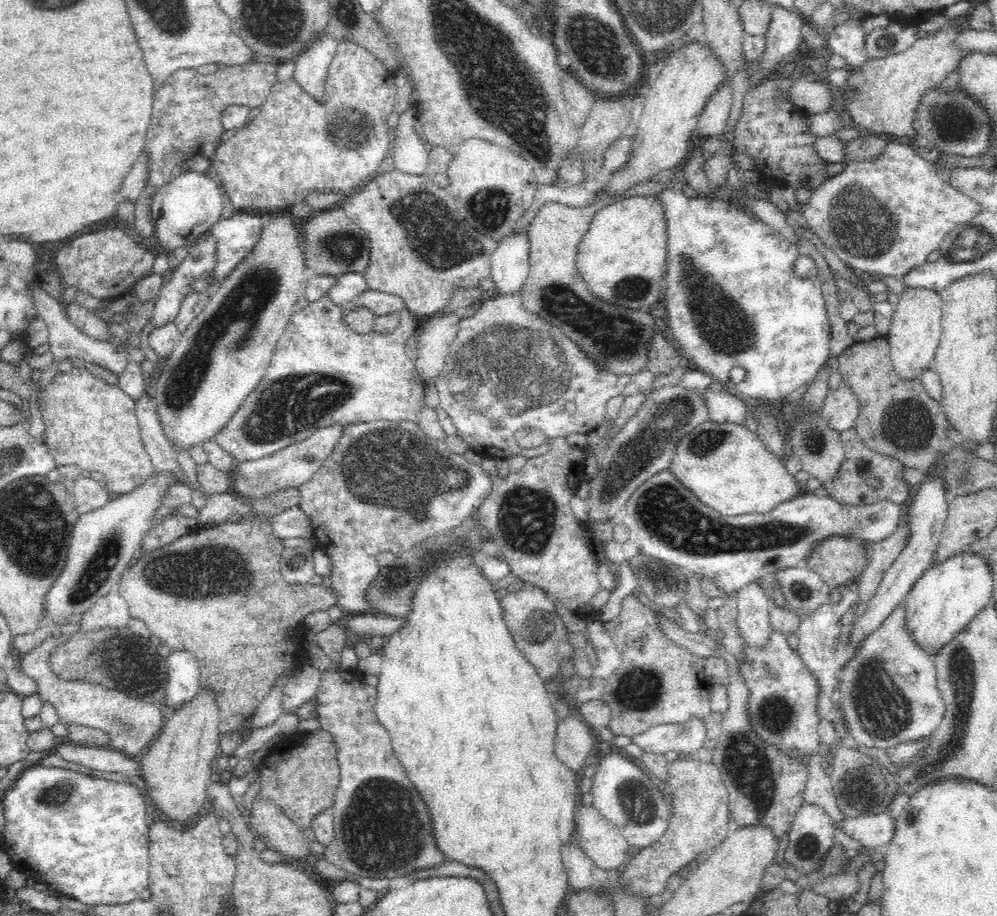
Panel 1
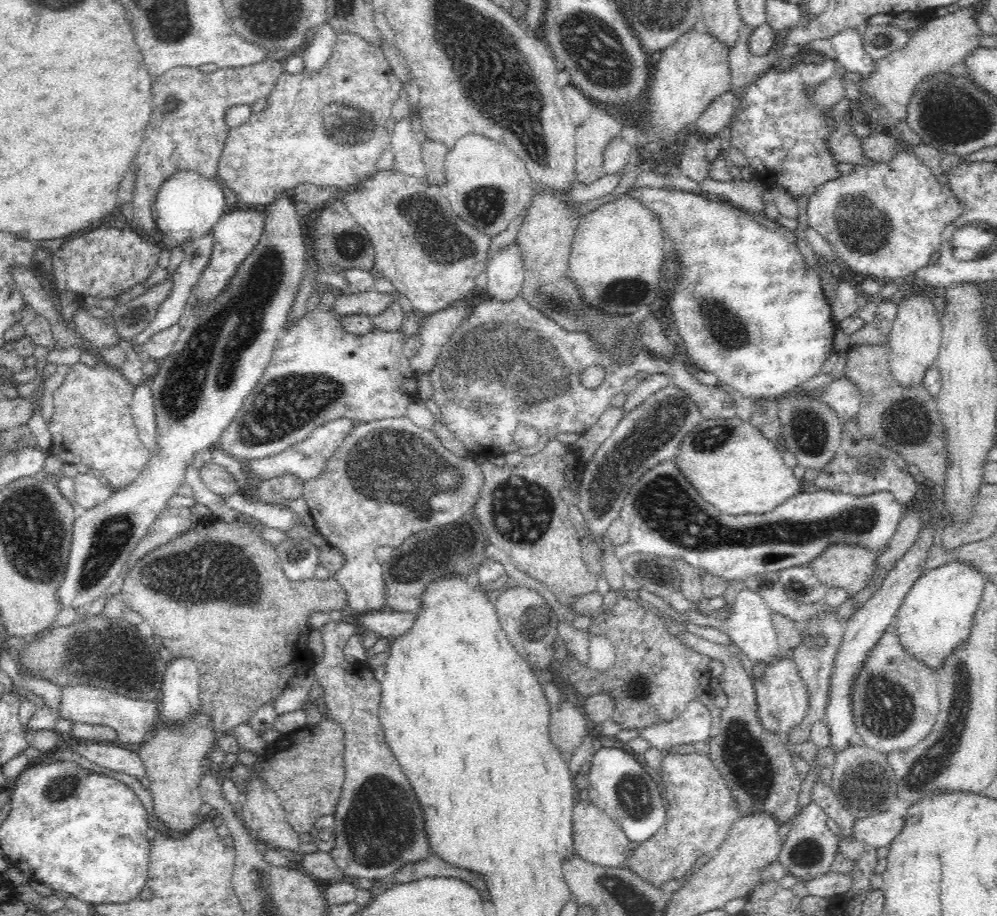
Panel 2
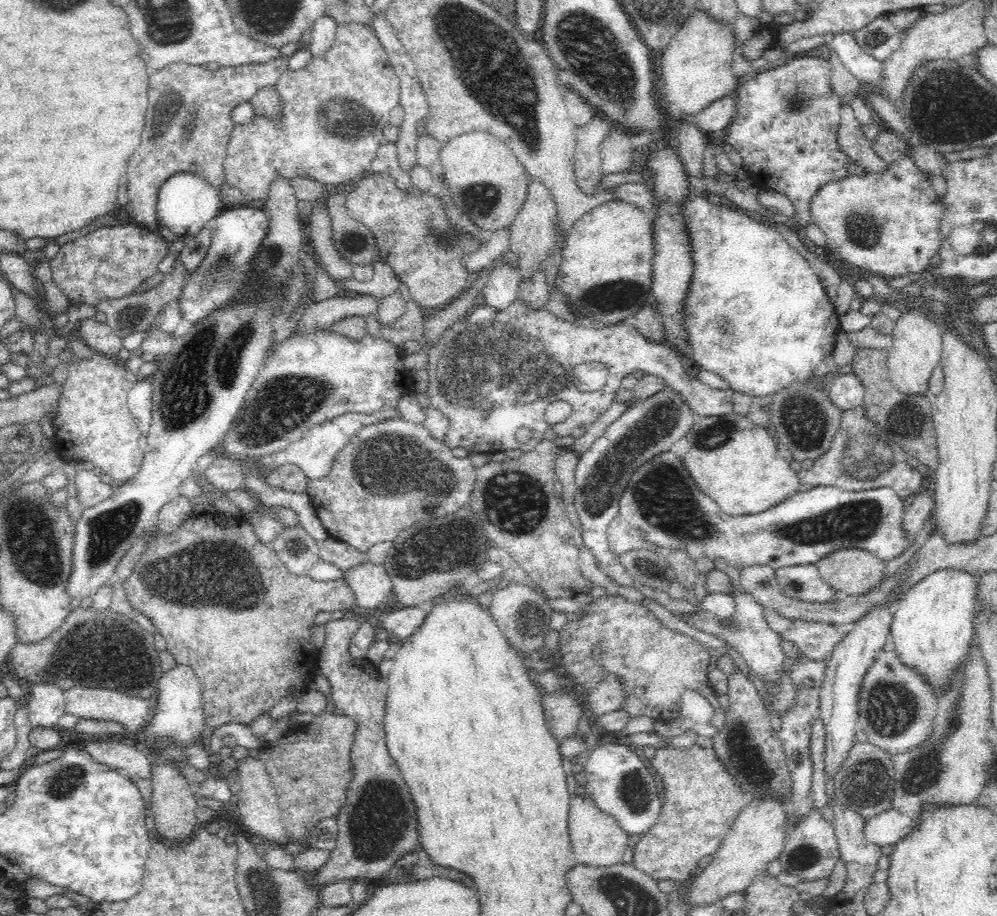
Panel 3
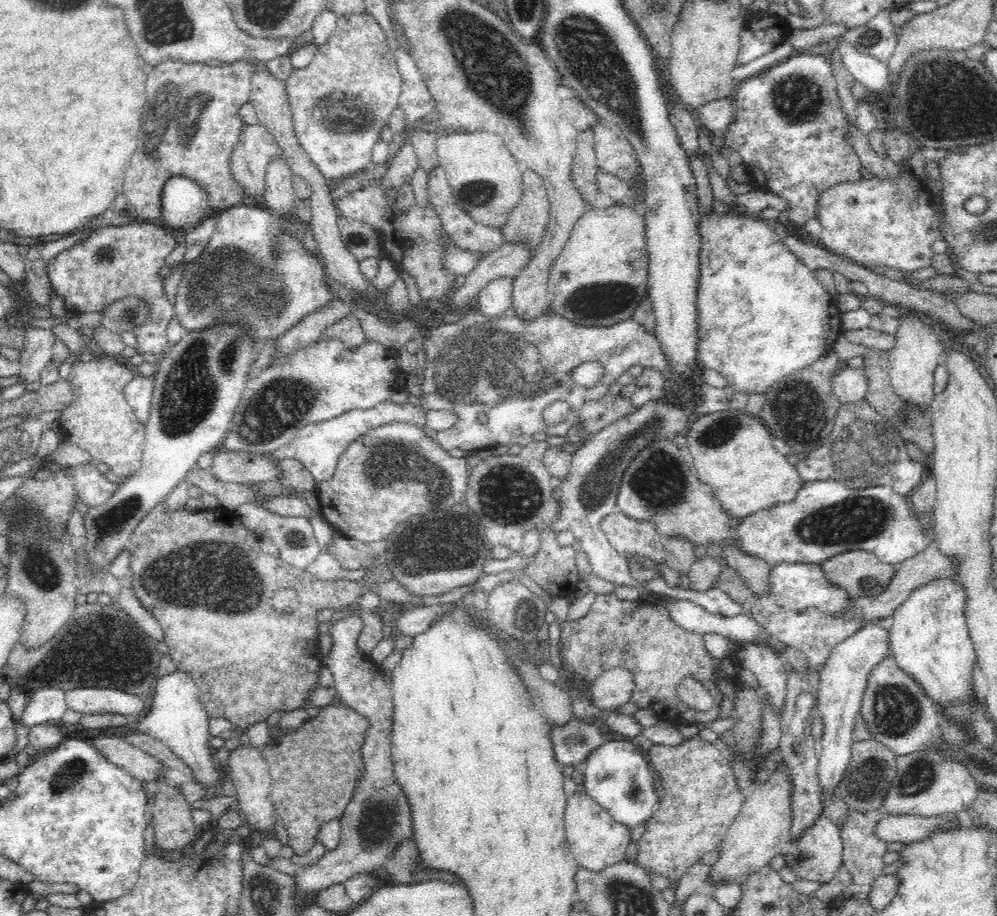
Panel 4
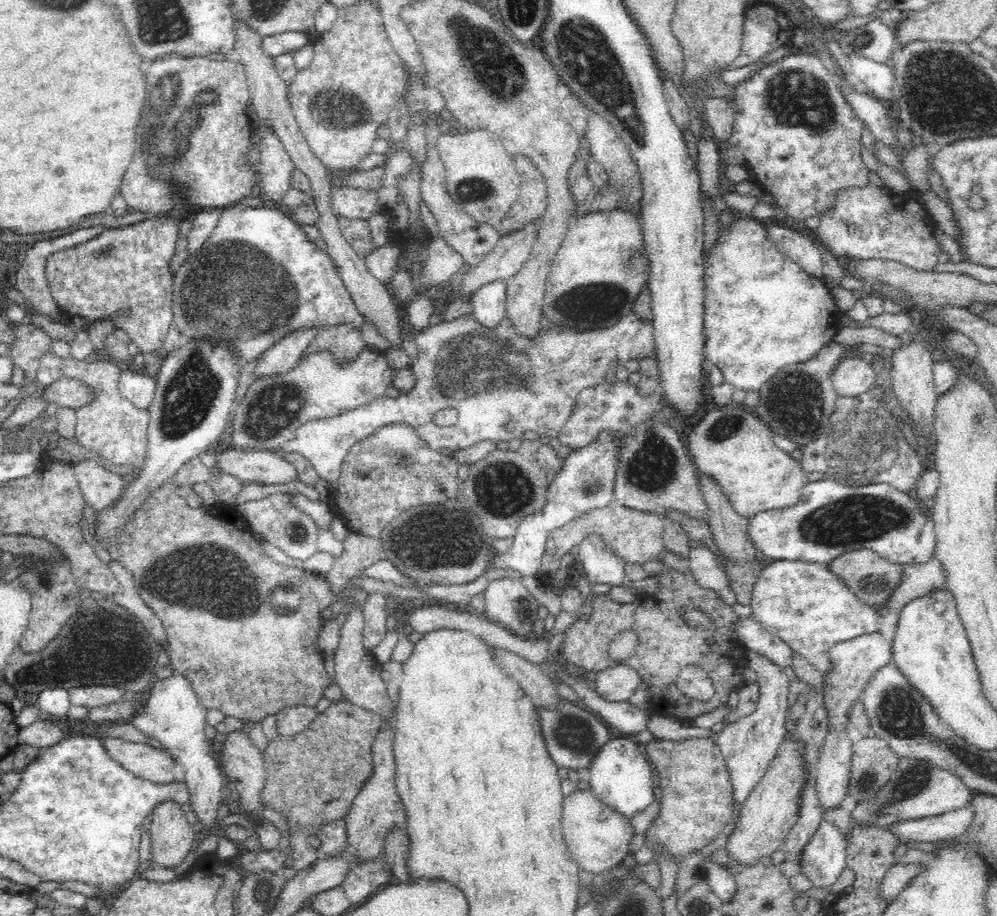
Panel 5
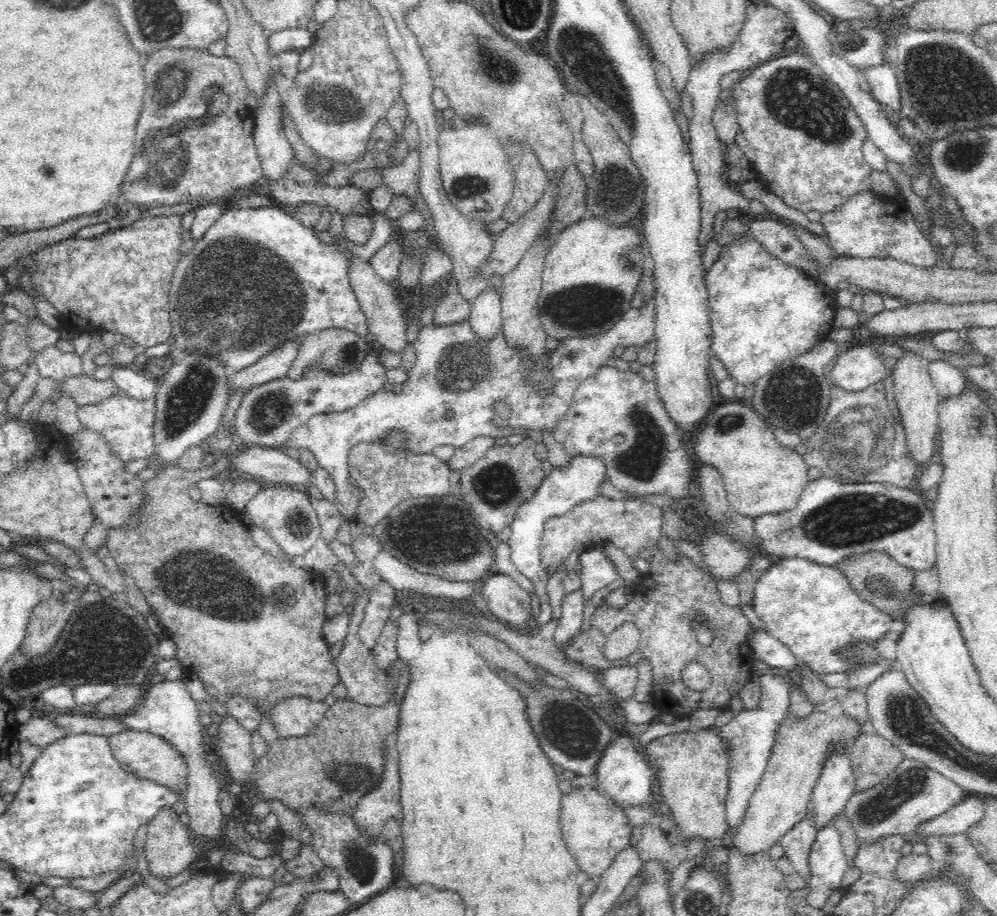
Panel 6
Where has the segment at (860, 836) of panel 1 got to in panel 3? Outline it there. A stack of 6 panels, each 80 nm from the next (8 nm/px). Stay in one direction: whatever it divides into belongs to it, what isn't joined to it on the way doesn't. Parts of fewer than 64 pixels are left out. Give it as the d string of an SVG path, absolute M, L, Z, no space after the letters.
M890 808L875 817L868 818L863 826L863 835L866 840L881 847L895 845L908 833L915 831L916 823L917 816L908 816Z

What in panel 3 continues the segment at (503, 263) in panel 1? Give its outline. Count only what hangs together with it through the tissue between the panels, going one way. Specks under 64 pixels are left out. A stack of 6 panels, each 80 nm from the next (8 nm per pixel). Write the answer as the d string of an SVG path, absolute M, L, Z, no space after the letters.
M496 264L489 271L488 280L482 289L483 304L494 311L508 308L518 294L522 273L518 268L511 268L509 264Z

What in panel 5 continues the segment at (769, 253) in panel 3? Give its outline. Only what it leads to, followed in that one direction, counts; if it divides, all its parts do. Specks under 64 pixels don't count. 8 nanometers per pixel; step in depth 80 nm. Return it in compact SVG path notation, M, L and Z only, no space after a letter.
M738 219L733 220L725 228L719 228L718 240L710 254L706 256L704 262L704 356L705 360L709 361L714 366L717 366L724 375L724 380L728 384L731 384L735 389L744 390L747 392L759 392L764 382L768 382L772 376L776 376L780 371L780 368L788 366L788 364L796 364L796 362L806 362L810 356L814 356L820 348L824 348L824 345L830 344L834 334L839 329L843 313L836 306L833 294L829 291L830 288L824 284L821 277L817 277L814 274L808 274L801 268L794 260L784 255L782 252L776 249L776 245L772 243L772 239L768 237L768 229L766 229L766 222L759 221L757 219Z

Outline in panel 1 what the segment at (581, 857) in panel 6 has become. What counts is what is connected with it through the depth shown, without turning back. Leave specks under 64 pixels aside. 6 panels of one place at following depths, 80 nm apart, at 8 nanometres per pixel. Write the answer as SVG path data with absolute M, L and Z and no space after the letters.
M582 804L576 808L574 824L578 831L578 845L592 862L604 870L614 870L627 864L629 844L620 830L606 820L599 810Z

